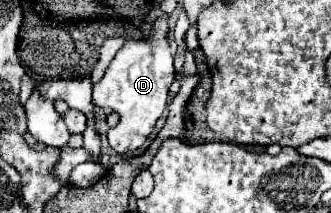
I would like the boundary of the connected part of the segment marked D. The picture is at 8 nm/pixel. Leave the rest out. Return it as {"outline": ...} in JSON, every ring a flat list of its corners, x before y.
{"outline":[[158,16,152,24,150,38,128,40,108,64,102,80,94,84,94,104,100,108,112,108,120,114,118,126,108,130,108,144,118,154,138,150,166,108,168,88,176,78,174,58,168,48,168,32,168,16]]}

